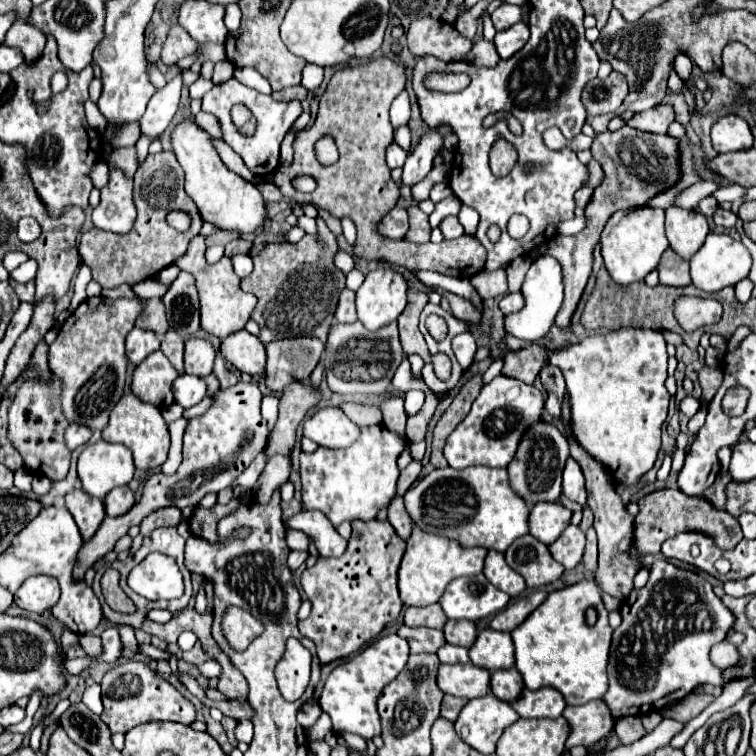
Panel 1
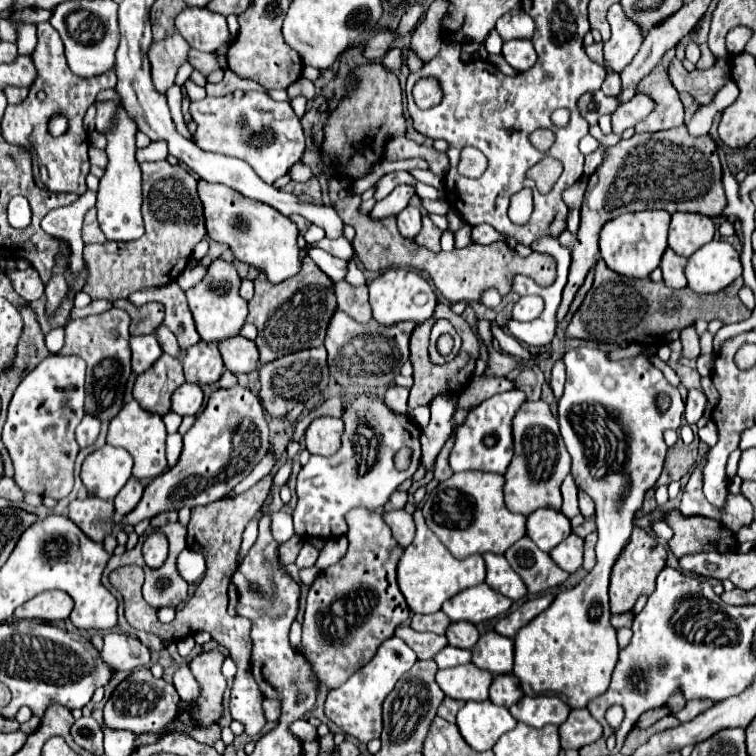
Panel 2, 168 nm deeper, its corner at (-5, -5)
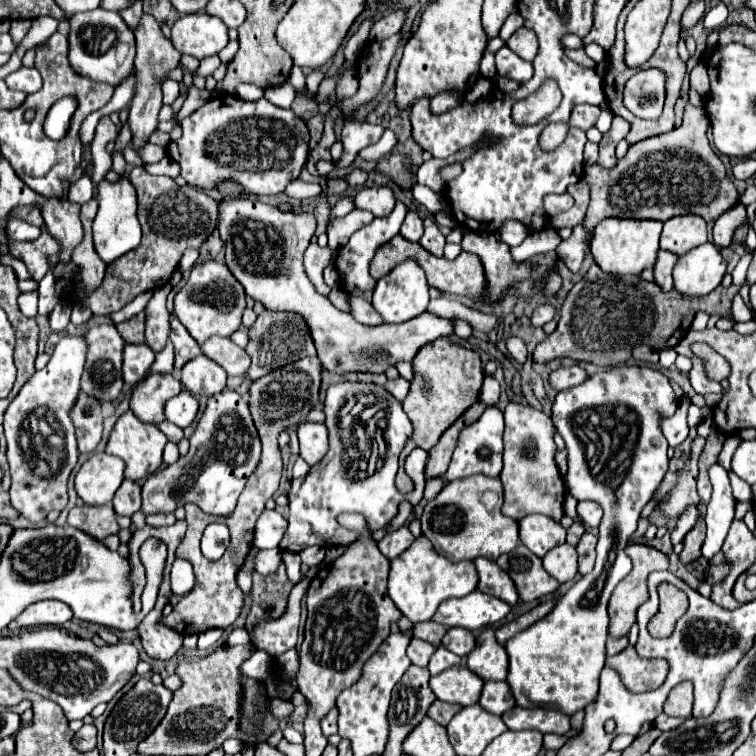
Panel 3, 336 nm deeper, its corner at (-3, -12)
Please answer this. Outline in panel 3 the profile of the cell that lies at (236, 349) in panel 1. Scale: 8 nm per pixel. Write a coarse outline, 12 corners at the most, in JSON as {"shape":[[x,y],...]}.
{"shape":[[211,336],[205,356],[229,376],[245,376],[251,360],[229,338]]}

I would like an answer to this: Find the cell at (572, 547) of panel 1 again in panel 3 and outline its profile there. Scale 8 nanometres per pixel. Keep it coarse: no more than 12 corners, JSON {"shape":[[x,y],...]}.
{"shape":[[561,544],[543,556],[559,582],[577,574],[577,550]]}

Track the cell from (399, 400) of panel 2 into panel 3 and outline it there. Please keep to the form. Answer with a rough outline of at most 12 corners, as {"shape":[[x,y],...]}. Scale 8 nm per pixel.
{"shape":[[389,380],[385,384],[387,392],[403,402],[409,392],[409,382]]}

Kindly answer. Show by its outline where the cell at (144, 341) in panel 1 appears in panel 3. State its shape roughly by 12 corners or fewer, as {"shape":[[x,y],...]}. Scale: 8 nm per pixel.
{"shape":[[127,344],[123,380],[141,382],[155,352],[147,344]]}

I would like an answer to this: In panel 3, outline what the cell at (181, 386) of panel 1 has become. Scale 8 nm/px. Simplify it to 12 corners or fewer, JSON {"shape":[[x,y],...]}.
{"shape":[[183,390],[165,404],[165,416],[187,428],[197,416],[197,400]]}

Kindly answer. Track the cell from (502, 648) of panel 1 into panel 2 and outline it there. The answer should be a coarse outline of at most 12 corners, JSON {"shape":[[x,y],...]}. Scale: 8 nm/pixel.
{"shape":[[479,637],[473,663],[493,675],[511,673],[513,639]]}

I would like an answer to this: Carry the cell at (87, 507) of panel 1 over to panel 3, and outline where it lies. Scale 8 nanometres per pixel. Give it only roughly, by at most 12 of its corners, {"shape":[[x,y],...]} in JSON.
{"shape":[[75,506],[67,524],[101,542],[117,534],[113,506]]}

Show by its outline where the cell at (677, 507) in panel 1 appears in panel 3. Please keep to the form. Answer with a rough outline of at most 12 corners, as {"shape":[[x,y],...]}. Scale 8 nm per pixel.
{"shape":[[699,520],[685,536],[679,560],[691,564],[701,558],[705,522]]}

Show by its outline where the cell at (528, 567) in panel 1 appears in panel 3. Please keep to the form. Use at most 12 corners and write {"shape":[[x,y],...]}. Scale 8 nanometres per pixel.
{"shape":[[523,544],[499,556],[521,600],[559,588],[541,558]]}

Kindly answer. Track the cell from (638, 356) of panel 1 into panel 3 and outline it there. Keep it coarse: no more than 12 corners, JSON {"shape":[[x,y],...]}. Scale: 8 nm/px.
{"shape":[[615,366],[565,388],[567,484],[603,508],[593,572],[513,636],[519,706],[599,694],[607,602],[669,470],[669,378]]}

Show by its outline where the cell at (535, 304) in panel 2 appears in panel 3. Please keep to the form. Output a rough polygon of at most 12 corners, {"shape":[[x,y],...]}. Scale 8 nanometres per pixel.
{"shape":[[549,304],[537,306],[531,314],[533,326],[543,326],[555,318]]}

